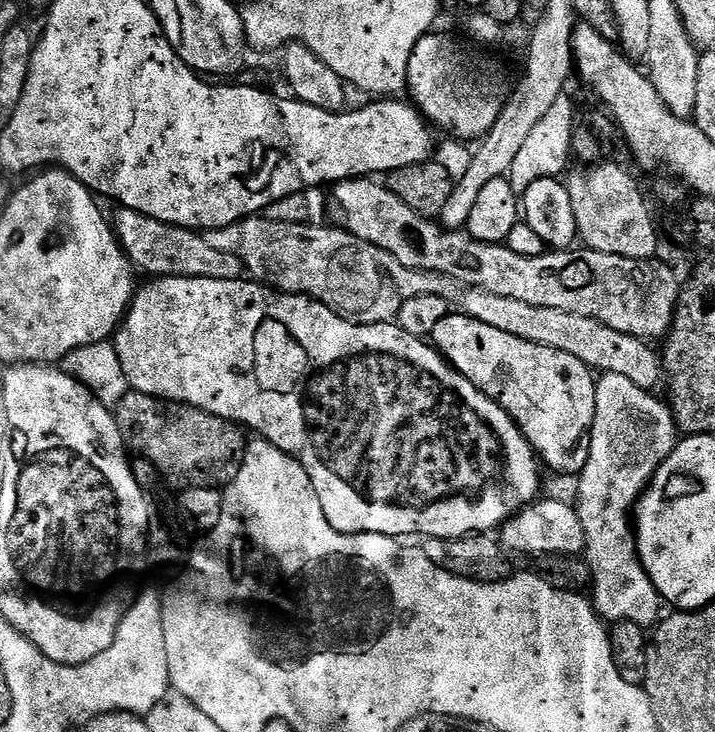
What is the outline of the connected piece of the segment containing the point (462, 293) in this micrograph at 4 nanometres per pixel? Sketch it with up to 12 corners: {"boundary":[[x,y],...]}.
{"boundary":[[249,216],[203,238],[343,320],[434,294],[656,390],[655,347],[594,318],[402,266],[335,226]]}

